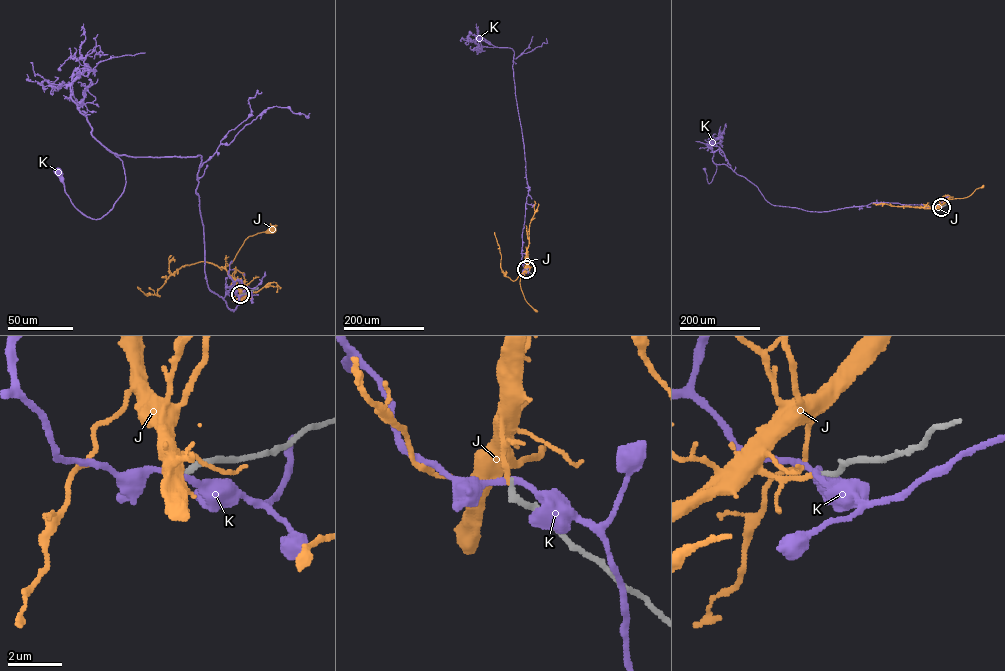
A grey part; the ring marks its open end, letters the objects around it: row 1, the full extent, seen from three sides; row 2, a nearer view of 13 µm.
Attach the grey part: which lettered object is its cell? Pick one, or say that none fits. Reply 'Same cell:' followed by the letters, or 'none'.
Same cell: J

